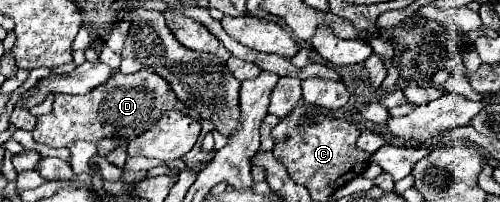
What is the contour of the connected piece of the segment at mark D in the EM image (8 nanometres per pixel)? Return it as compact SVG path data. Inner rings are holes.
M140 70L134 74L116 72L108 82L104 82L88 94L56 94L54 110L46 116L38 116L32 136L38 144L46 144L52 148L70 146L76 140L98 144L104 138L118 138L118 146L112 152L108 152L108 162L124 166L128 158L128 140L142 134L146 126L154 126L154 122L158 122L158 114L164 114L166 110L180 110L180 100L176 98L176 94L164 78L150 70Z

